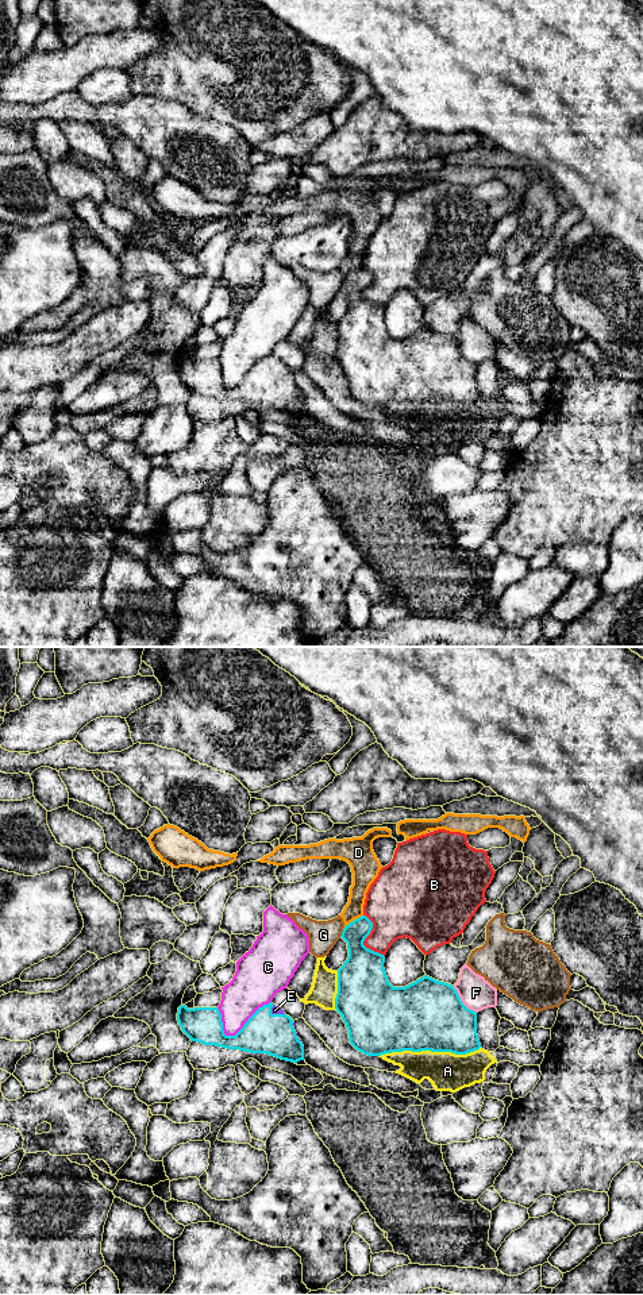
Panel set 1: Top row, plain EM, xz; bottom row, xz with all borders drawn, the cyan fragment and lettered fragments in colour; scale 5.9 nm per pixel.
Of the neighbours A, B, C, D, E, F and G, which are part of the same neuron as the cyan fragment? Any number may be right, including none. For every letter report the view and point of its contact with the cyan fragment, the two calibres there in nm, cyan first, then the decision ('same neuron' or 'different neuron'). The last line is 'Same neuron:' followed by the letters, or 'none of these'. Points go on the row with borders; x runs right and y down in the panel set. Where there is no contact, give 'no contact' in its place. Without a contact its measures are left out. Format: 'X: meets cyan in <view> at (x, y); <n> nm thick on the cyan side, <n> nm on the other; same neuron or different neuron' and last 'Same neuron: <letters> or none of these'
A: meets cyan in xz at (430, 1049); 420 nm thick on the cyan side, 220 nm on the other; different neuron
B: meets cyan in xz at (364, 940); 300 nm thick on the cyan side, 300 nm on the other; different neuron
C: meets cyan in xz at (247, 1021); 240 nm thick on the cyan side, 280 nm on the other; different neuron
D: meets cyan in xz at (354, 920); 170 nm thick on the cyan side, 120 nm on the other; different neuron
E: meets cyan in xz at (274, 1014); 240 nm thick on the cyan side, 50 nm on the other; same neuron
F: meets cyan in xz at (461, 1001); 420 nm thick on the cyan side, 200 nm on the other; different neuron
G: meets cyan in xz at (342, 933); 240 nm thick on the cyan side, 180 nm on the other; different neuron
Same neuron: E

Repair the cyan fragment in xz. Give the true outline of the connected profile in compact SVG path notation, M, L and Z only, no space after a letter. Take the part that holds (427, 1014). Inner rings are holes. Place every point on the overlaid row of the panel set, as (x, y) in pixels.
M362 916L342 932L349 957L338 970L335 1009L349 1030L350 1044L367 1056L392 1052L451 1052L466 1055L481 1048L477 1034L477 1013L467 1009L454 986L427 975L405 987L393 987L386 976L385 956L363 945L373 922Z

